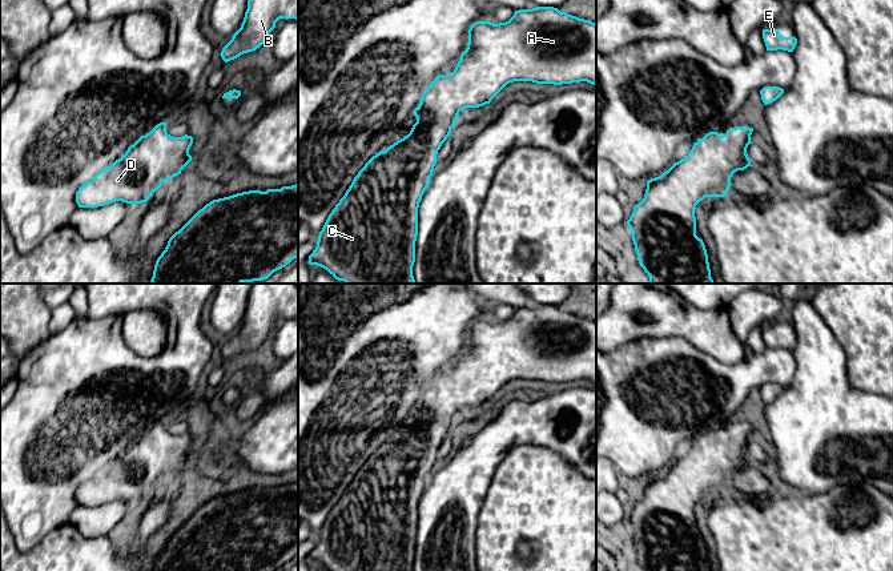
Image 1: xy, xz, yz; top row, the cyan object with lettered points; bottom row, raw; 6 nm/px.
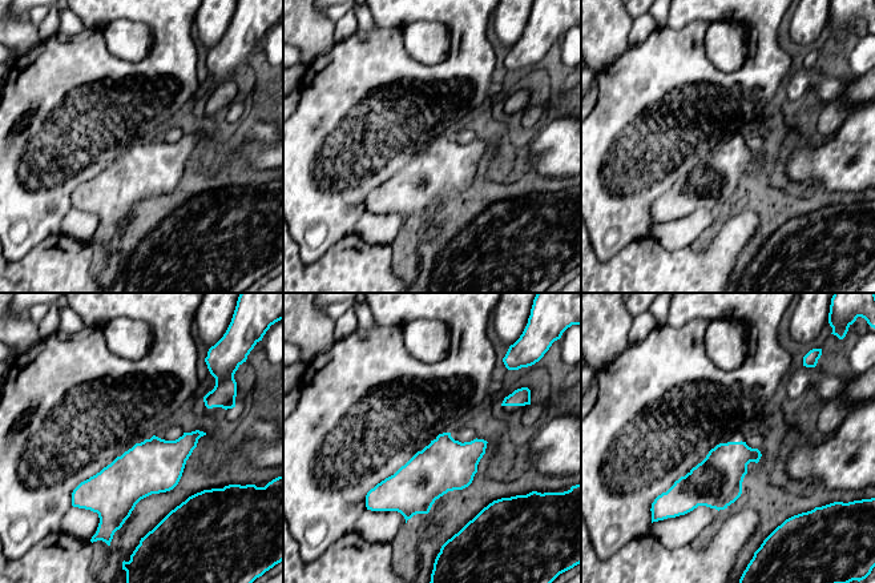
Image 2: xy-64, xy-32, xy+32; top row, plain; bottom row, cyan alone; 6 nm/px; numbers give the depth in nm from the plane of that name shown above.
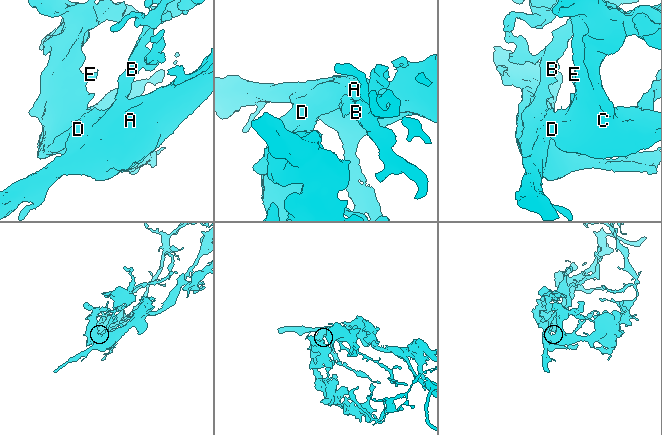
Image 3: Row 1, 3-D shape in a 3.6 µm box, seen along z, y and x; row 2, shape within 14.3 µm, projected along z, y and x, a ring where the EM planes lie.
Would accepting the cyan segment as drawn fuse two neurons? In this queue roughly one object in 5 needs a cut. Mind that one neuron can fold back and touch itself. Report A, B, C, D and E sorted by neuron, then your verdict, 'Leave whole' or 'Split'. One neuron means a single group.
Groups: A B C D E. Leave whole

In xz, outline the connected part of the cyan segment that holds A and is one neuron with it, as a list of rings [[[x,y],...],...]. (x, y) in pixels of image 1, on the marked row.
[[[554,7],[519,9],[506,23],[474,23],[468,29],[467,48],[460,55],[454,72],[437,76],[422,93],[421,104],[413,112],[417,122],[410,133],[373,156],[354,177],[319,232],[317,246],[309,256],[309,264],[326,269],[335,280],[346,284],[415,284],[413,266],[418,236],[418,208],[438,161],[438,150],[450,136],[460,110],[490,104],[507,84],[514,81],[554,85],[587,81],[596,87],[596,24]]]

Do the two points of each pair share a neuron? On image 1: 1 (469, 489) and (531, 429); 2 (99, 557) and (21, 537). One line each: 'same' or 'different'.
1: same
2: different

